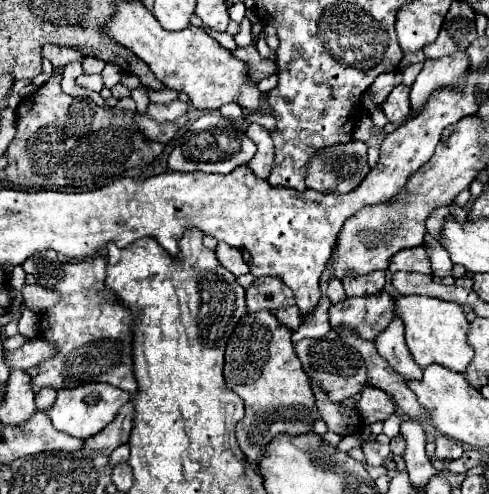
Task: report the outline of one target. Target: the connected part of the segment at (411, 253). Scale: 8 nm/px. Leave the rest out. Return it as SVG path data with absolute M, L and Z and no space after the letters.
M420 246L420 248L410 248L404 252L398 252L390 264L390 272L394 272L394 270L432 274L432 264L430 264L430 256L428 256L426 248Z

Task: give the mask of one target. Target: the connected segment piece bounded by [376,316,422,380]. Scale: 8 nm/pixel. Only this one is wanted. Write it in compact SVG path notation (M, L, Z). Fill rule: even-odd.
M394 316L392 322L376 336L376 348L380 356L384 356L390 366L402 374L404 380L422 376L422 368L412 360L412 354L408 352L404 342L404 322L400 322L398 316Z

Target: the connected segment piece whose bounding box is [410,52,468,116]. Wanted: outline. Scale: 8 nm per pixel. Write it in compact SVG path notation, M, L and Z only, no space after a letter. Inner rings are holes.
M456 52L456 56L444 56L440 60L426 58L424 68L410 90L410 106L414 110L414 116L424 110L434 90L462 88L466 84L466 70L468 70L468 56L464 52Z

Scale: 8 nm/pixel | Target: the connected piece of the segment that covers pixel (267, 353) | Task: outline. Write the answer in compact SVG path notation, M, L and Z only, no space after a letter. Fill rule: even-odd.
M254 312L240 318L226 346L226 386L232 388L232 392L236 392L246 402L246 414L236 426L236 440L246 460L254 466L258 466L268 444L278 434L306 434L318 420L312 386L294 352L290 334L292 332L282 326L272 312Z

